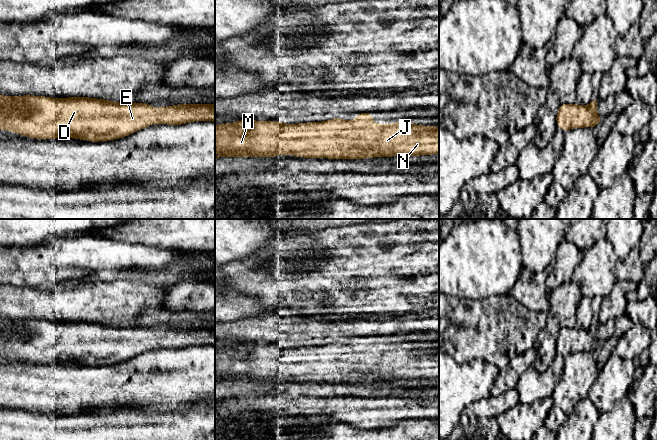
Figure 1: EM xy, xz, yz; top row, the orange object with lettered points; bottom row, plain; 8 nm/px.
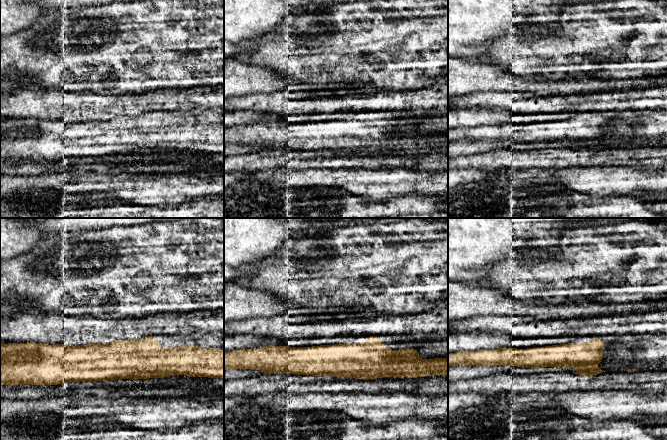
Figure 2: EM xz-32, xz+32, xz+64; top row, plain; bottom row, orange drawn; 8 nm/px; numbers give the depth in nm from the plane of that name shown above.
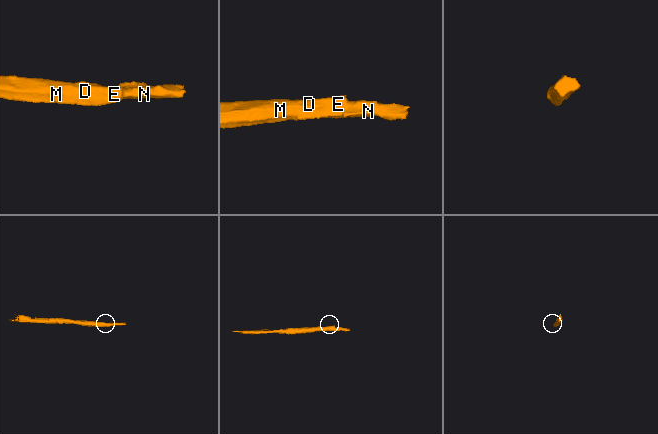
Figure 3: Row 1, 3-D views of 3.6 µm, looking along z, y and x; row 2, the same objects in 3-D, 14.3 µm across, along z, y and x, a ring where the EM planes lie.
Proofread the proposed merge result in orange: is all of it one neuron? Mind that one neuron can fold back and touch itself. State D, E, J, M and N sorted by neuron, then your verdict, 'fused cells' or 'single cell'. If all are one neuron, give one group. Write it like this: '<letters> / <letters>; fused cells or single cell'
D E J M N; single cell

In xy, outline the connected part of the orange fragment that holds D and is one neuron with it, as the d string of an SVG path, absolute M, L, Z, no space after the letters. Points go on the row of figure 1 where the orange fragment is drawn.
M0 95L0 130L36 139L75 138L90 142L126 137L152 124L180 125L194 121L215 122L215 104L179 104L152 108L149 103L119 103L89 97Z

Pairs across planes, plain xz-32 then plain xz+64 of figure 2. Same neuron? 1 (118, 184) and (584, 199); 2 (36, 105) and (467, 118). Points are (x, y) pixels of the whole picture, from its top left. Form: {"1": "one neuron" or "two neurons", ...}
{"1": "two neurons", "2": "two neurons"}

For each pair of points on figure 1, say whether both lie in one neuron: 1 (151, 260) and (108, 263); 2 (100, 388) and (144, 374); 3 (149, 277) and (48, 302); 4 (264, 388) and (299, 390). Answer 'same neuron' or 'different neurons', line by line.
1: same neuron
2: same neuron
3: different neurons
4: same neuron

